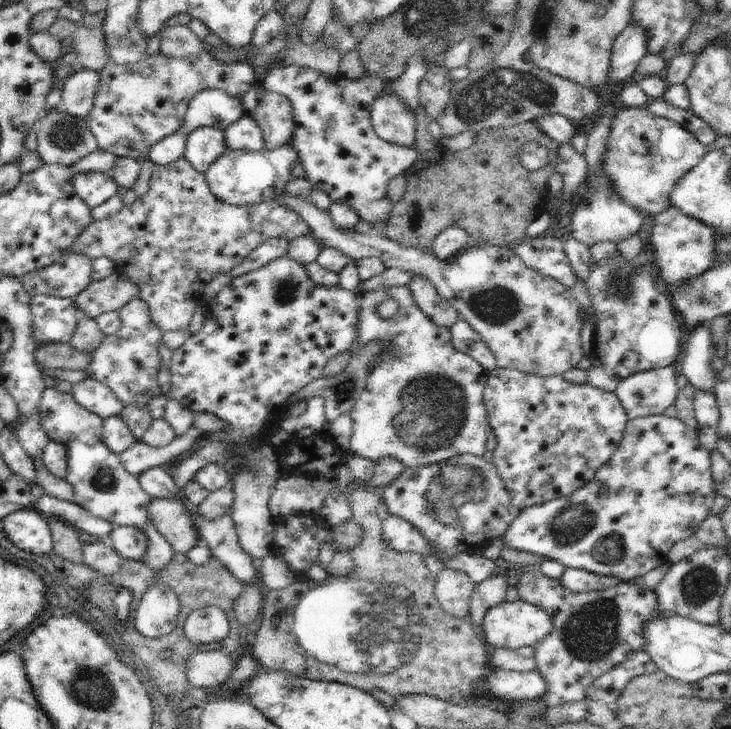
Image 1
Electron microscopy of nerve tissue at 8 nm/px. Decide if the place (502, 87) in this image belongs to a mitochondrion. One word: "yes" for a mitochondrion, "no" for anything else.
yes

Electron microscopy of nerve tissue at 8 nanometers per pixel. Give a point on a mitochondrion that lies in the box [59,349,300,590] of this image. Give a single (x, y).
(103, 480)

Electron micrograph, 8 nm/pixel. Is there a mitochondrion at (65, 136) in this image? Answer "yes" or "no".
yes

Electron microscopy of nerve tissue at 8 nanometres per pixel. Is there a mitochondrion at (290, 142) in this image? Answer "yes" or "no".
no

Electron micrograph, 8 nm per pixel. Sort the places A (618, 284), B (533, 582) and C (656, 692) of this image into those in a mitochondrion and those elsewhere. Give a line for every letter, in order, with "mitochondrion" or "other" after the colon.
A: mitochondrion
B: other
C: other

